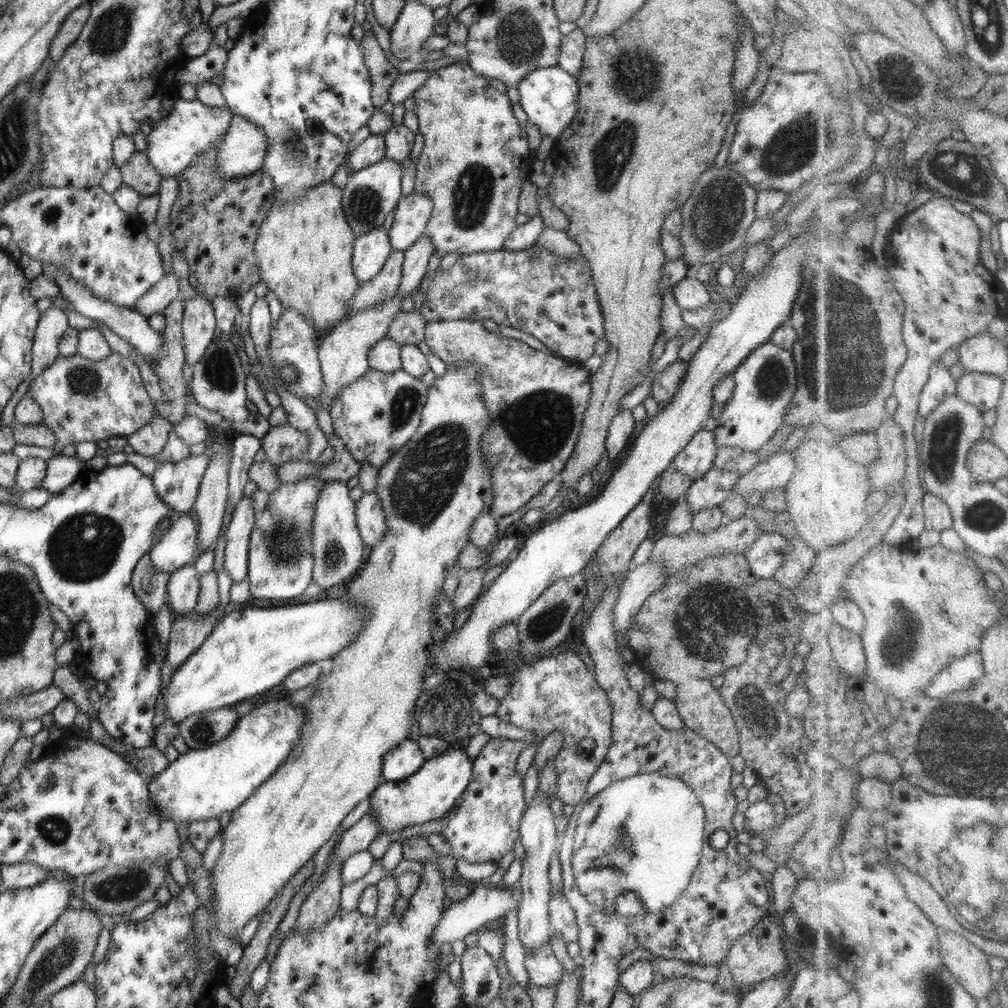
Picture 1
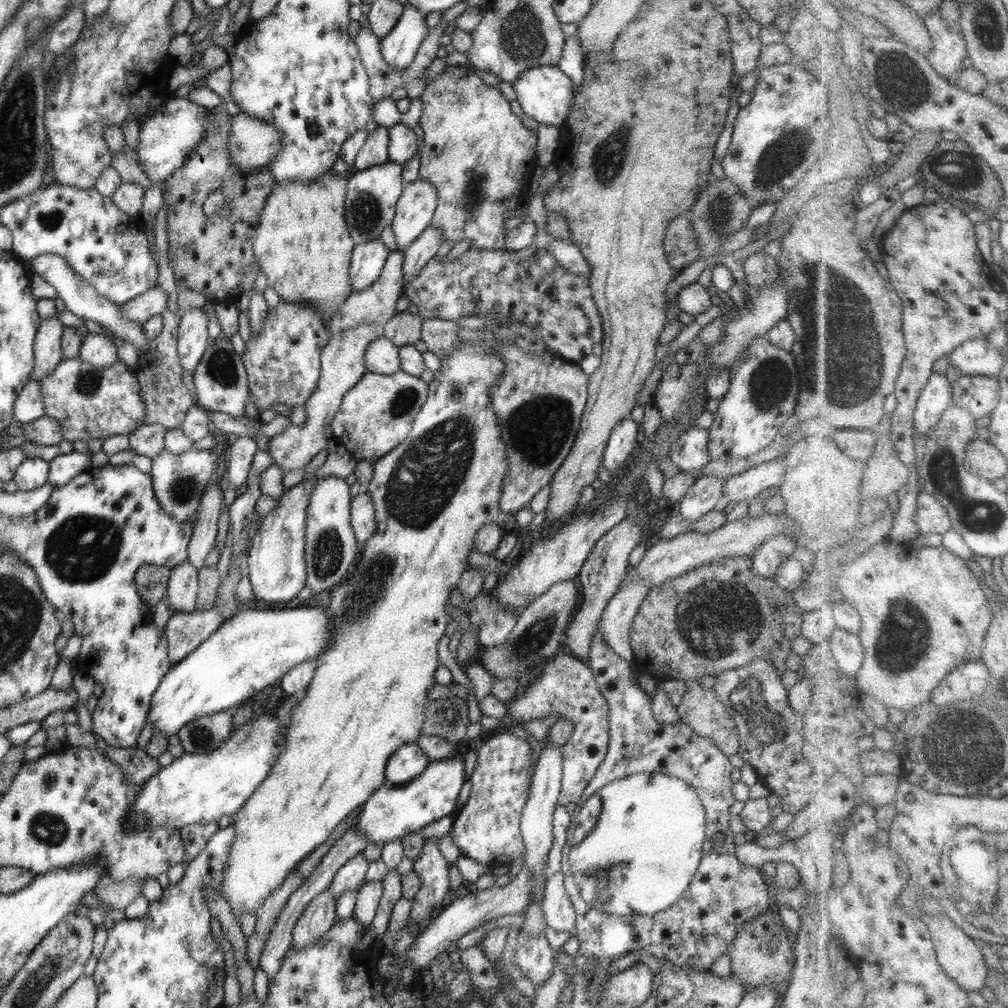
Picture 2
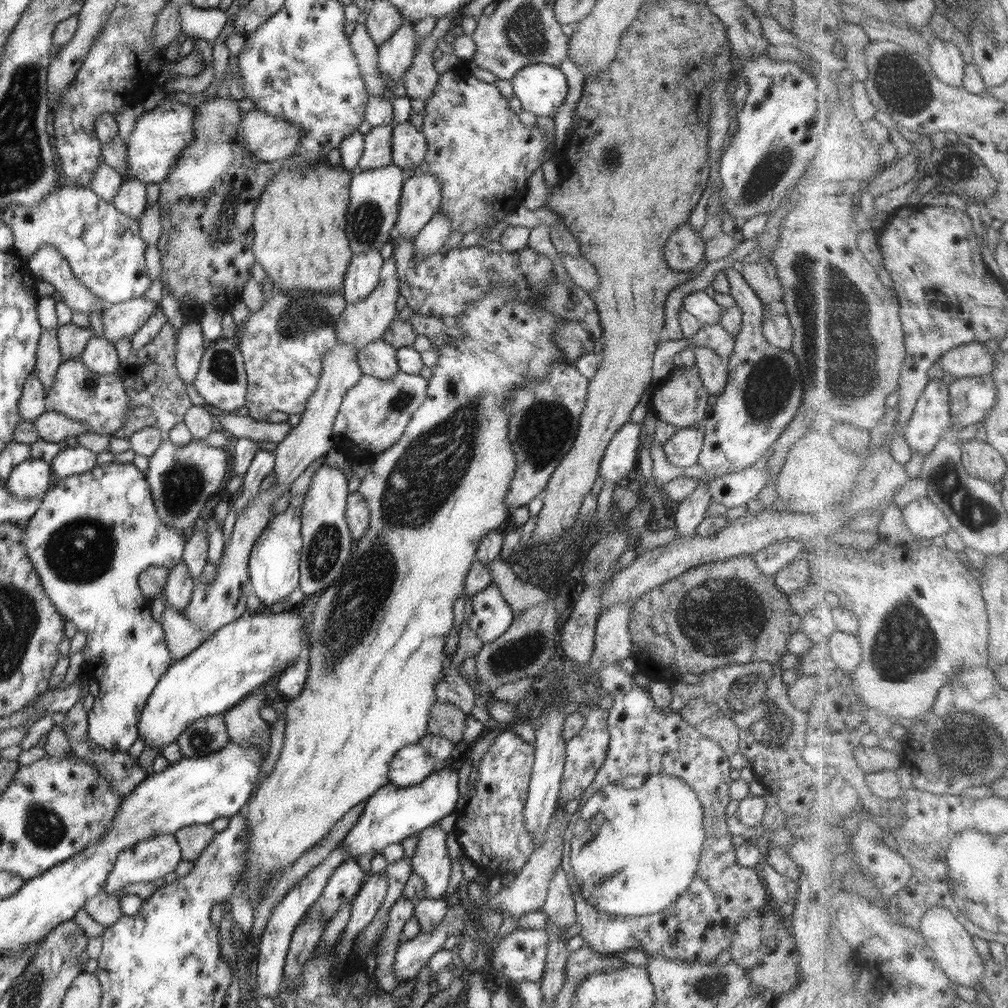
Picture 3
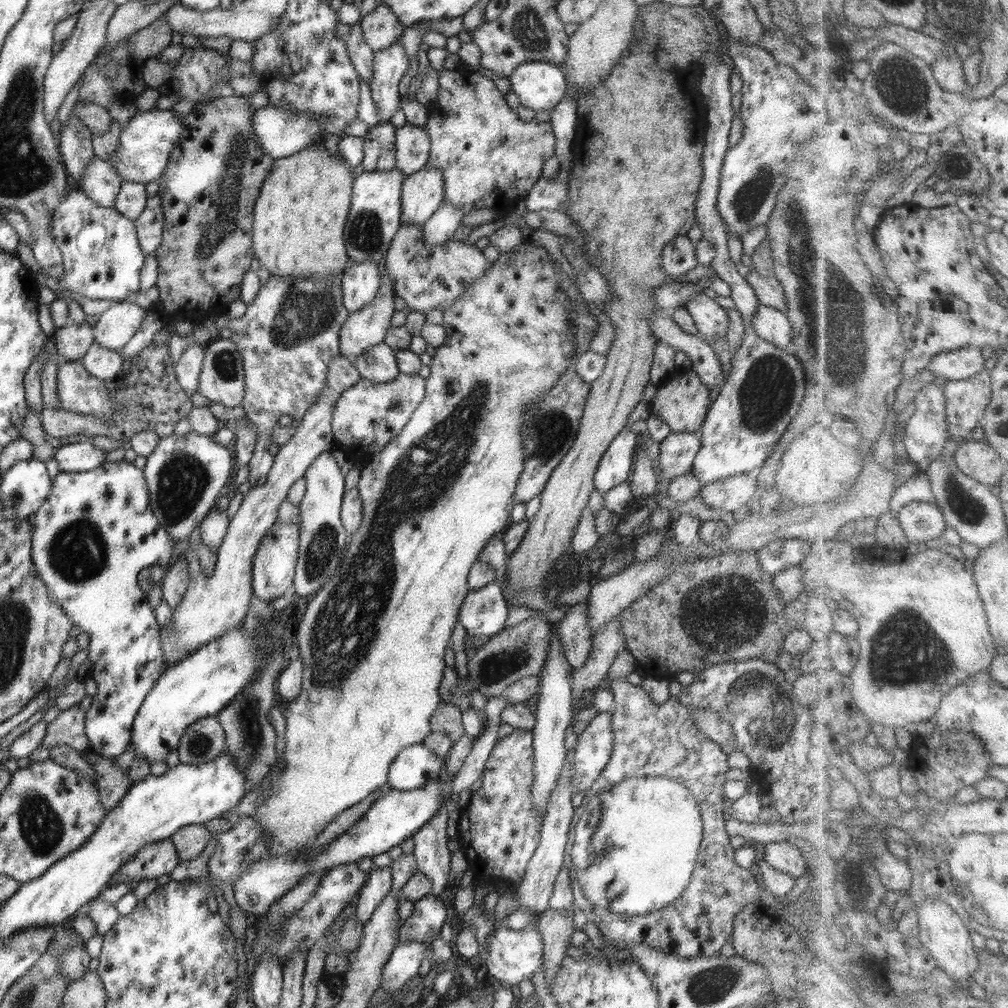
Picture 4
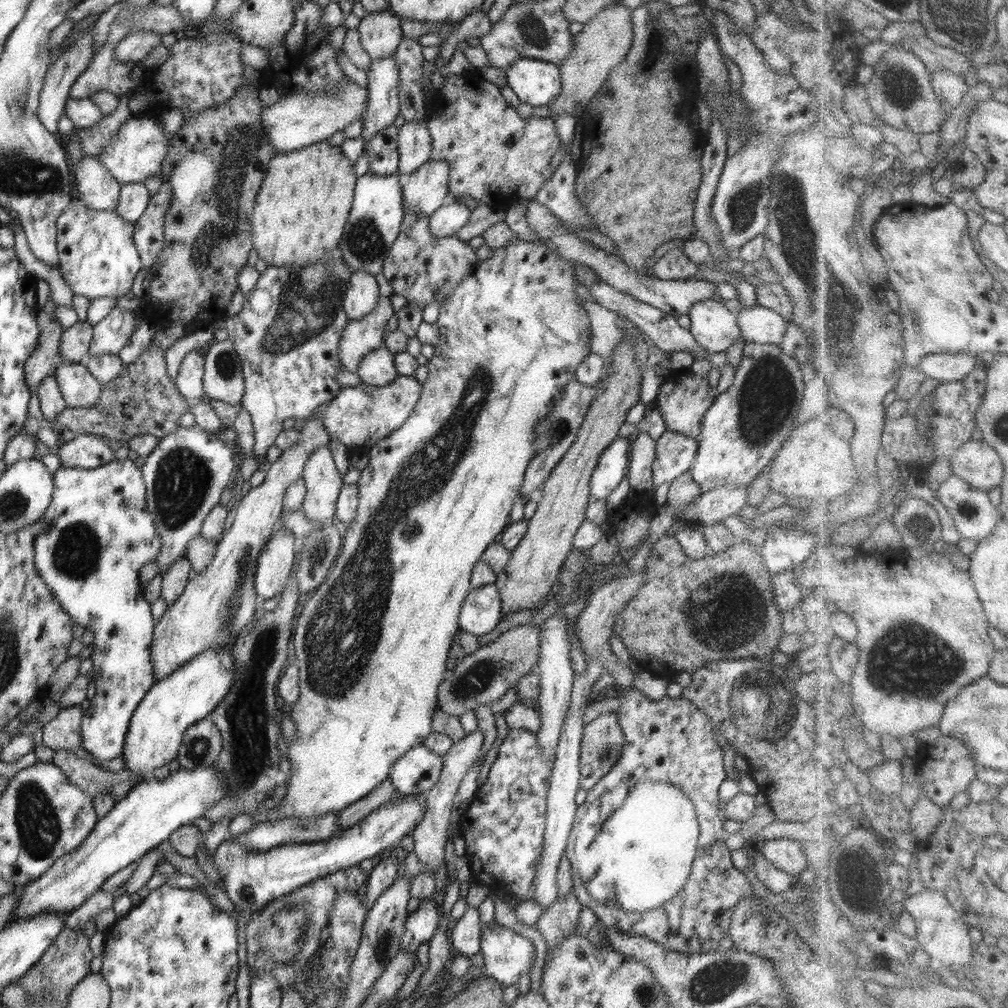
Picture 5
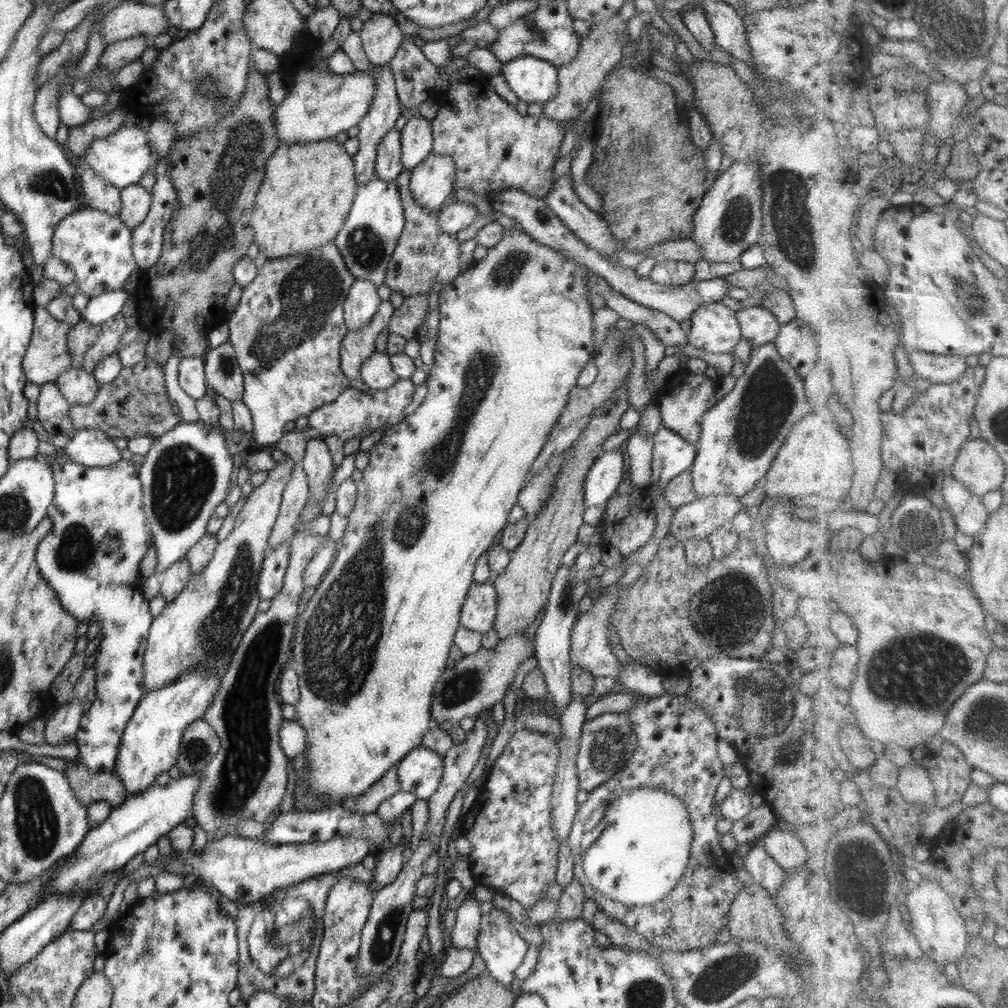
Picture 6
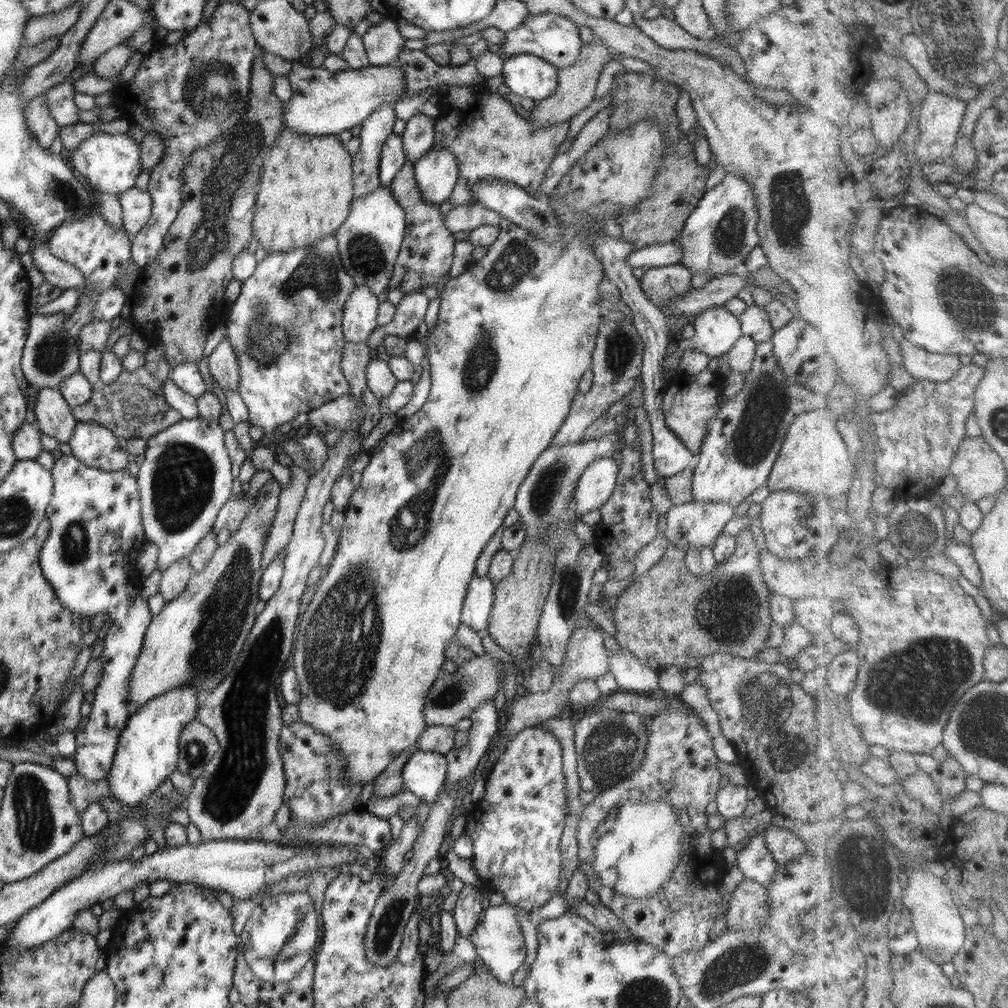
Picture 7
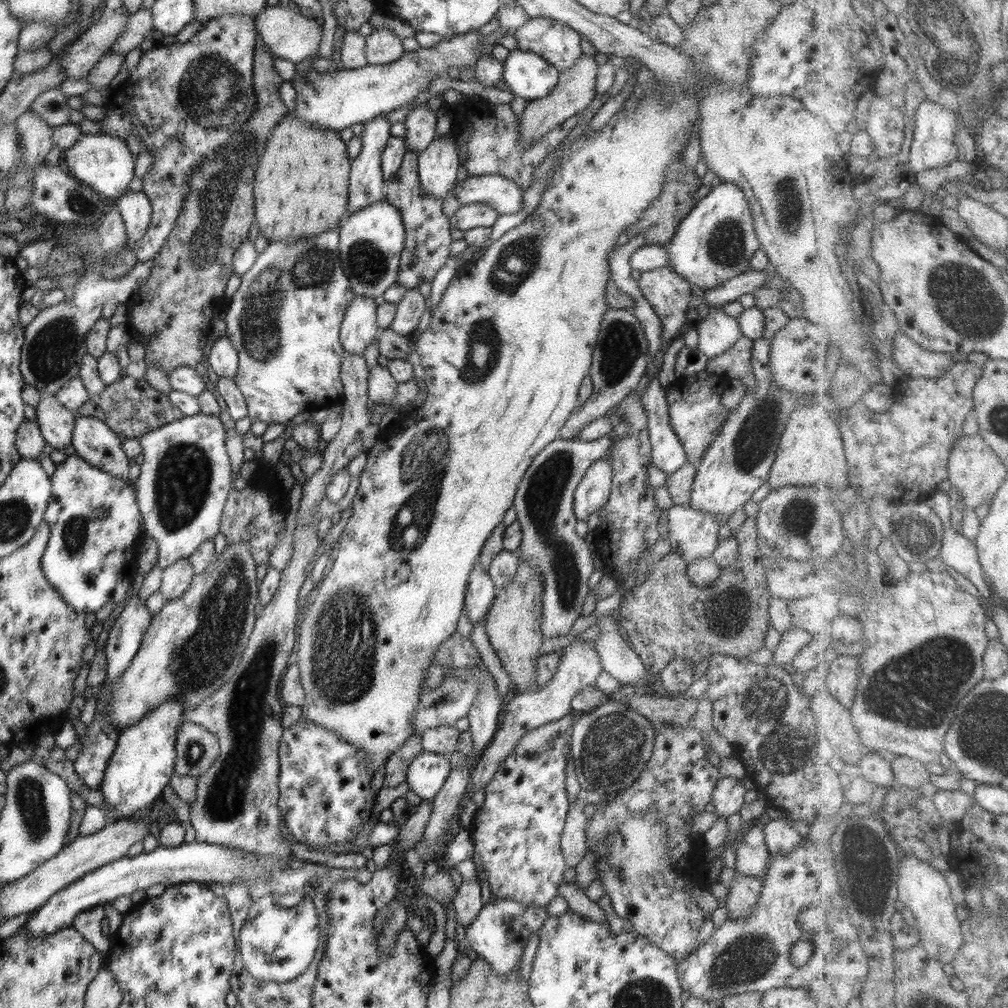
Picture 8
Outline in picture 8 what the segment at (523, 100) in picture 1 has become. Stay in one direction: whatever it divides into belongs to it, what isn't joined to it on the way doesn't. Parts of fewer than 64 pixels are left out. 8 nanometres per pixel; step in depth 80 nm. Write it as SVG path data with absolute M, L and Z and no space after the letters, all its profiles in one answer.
M512 50L503 63L503 80L508 83L509 91L514 95L524 98L529 102L537 99L544 99L559 83L560 71L550 62L534 52L526 50Z

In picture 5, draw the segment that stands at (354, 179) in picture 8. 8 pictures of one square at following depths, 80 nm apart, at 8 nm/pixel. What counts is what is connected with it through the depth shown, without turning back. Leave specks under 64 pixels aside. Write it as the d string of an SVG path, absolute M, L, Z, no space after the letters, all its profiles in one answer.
M394 55L392 57L380 58L372 60L370 70L368 70L368 108L364 112L361 120L364 125L362 126L361 138L365 143L365 151L362 156L354 163L354 170L357 177L362 177L366 173L370 173L370 157L368 151L366 151L366 144L369 144L373 140L374 136L381 130L388 128L388 126L394 125L394 122L398 116L400 116L400 102L398 94L398 84L400 84L400 73L398 73L398 65L396 65L396 59Z

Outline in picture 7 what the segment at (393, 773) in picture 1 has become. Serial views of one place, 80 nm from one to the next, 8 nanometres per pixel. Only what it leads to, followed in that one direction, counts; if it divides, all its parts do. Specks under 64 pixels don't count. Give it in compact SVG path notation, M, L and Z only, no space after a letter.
M418 749L402 769L403 785L420 801L432 804L444 789L447 767L445 755Z

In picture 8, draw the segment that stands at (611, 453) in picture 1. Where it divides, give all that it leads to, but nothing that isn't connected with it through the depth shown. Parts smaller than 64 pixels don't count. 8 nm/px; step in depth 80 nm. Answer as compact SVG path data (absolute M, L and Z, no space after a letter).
M608 458L597 460L590 465L573 494L573 511L577 521L587 521L590 515L594 514L594 512L597 513L606 504L612 485L612 467Z

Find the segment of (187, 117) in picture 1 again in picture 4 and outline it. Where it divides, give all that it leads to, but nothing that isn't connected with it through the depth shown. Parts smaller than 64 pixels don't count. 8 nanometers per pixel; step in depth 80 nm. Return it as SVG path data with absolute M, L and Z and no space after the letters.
M174 110L139 112L121 129L118 148L109 158L111 167L116 170L122 181L149 184L160 179L165 172L168 159L177 145L184 117L176 116Z

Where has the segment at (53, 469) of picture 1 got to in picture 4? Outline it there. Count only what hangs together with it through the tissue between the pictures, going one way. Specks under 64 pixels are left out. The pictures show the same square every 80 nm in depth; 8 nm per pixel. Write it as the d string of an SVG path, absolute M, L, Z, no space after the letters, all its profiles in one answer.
M82 437L81 441L64 444L55 452L59 466L62 472L84 472L93 471L102 466L106 459L107 452L93 444L92 438Z

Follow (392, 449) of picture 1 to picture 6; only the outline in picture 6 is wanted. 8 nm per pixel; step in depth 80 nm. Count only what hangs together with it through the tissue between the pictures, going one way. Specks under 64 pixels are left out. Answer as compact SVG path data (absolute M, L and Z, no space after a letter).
M398 379L390 388L386 390L360 391L356 387L348 387L334 402L325 404L310 413L308 427L316 428L322 436L332 436L336 434L344 442L354 438L354 436L368 436L378 428L387 428L397 425L404 418L402 411L412 400L415 390L411 379Z

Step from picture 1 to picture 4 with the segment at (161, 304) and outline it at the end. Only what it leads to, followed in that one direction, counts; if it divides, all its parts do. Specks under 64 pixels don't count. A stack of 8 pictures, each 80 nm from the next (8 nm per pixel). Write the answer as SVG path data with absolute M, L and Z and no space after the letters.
M116 303L98 316L98 323L93 329L95 343L120 353L142 326L147 312L148 309L142 309L135 303Z

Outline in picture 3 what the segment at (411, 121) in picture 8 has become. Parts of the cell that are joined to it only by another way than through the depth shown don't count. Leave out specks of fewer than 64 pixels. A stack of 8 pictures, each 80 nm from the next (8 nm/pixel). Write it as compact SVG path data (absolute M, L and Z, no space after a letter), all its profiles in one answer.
M409 121L394 123L392 137L393 164L406 171L423 163L427 155L428 143L424 133Z

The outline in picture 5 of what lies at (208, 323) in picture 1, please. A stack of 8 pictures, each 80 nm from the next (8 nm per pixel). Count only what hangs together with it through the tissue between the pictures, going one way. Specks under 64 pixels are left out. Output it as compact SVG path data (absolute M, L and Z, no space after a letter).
M195 349L189 352L179 366L178 374L174 380L179 393L192 401L201 400L205 395L203 387L204 370L203 350Z

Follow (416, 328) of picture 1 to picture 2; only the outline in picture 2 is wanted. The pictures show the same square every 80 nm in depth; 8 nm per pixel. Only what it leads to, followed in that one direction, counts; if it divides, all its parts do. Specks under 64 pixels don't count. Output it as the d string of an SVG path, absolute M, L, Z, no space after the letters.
M397 312L384 326L383 336L396 346L415 345L421 340L422 317L409 312Z

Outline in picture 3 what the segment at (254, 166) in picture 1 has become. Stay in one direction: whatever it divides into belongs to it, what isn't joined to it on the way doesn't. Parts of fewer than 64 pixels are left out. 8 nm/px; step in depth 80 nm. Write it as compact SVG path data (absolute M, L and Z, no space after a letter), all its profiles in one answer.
M262 110L243 114L238 125L249 155L262 162L279 162L293 156L301 139L301 128Z

